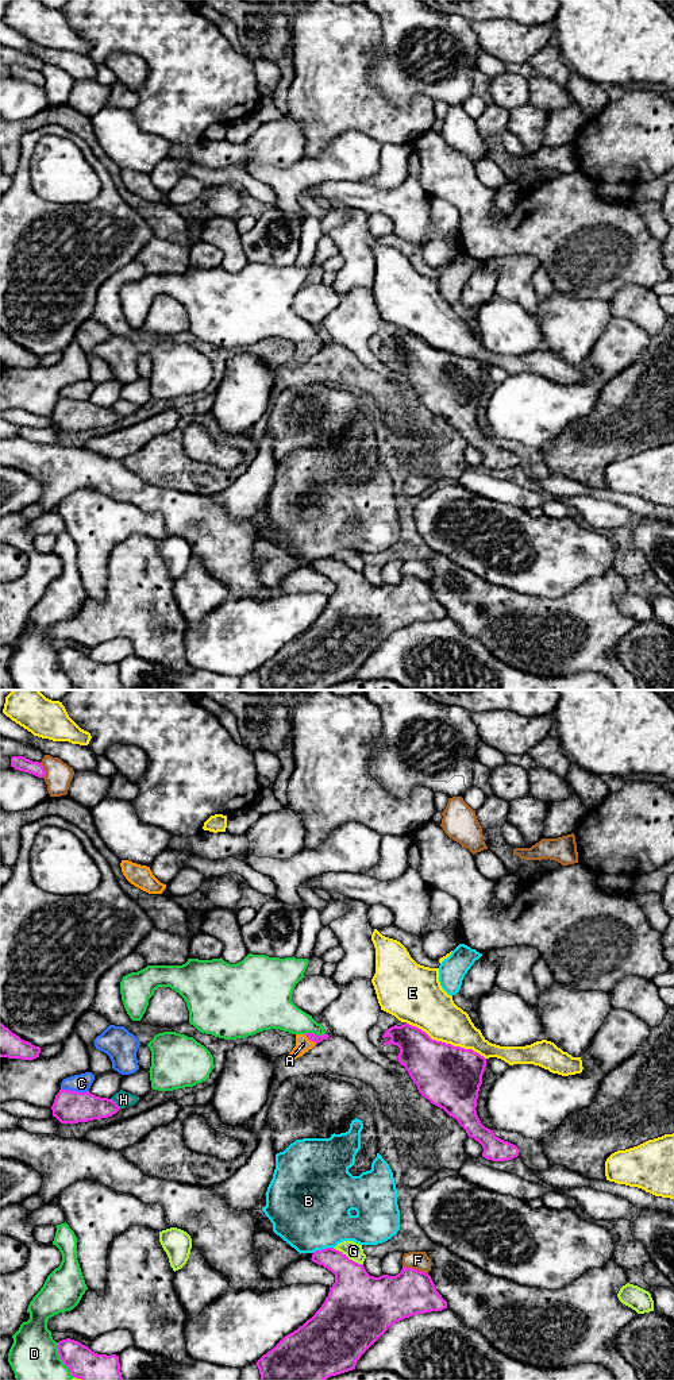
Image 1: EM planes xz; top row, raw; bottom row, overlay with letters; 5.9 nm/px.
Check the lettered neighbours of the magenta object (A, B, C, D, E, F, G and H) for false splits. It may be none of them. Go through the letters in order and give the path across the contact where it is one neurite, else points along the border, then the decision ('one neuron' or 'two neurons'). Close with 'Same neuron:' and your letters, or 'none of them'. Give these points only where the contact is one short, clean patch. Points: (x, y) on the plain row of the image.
A: way xz (316, 347), (311, 349), (303, 353); one neuron
B: two neurons
C: two neurons
D: two neurons
E: two neurons
F: two neurons
G: two neurons
H: two neurons
Same neuron: A

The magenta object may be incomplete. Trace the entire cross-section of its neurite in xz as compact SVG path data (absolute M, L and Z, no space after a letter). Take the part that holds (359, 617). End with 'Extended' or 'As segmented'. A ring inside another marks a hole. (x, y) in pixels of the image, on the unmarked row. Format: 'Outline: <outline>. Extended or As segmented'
Outline: M334 556L313 560L311 568L331 579L335 591L315 624L257 670L261 690L326 690L355 678L361 664L396 631L447 617L425 581L403 575L396 585L374 586L362 573Z. As segmented

